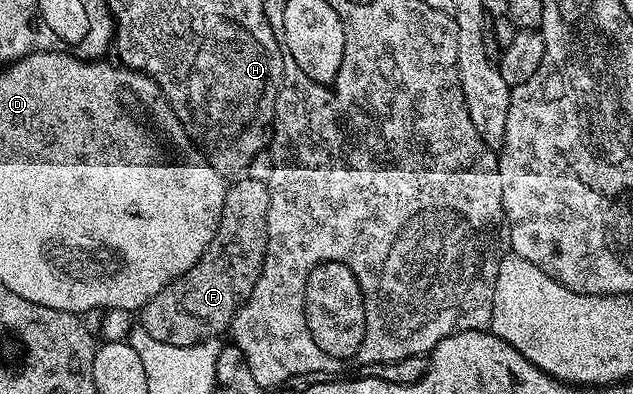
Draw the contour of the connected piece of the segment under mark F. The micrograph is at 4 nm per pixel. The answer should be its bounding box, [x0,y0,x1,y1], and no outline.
[138,177,271,347]

